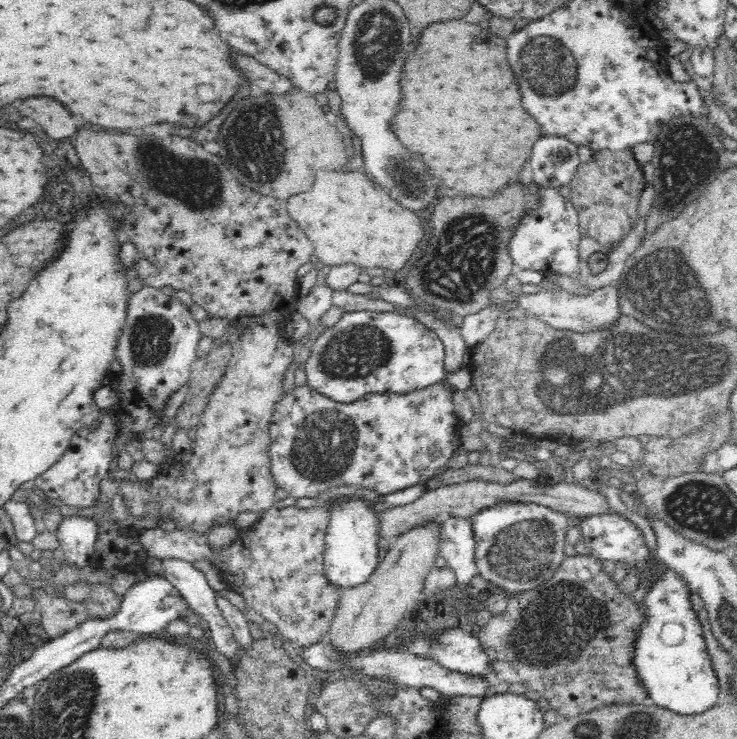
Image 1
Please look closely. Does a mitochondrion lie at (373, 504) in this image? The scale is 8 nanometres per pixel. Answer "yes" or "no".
no

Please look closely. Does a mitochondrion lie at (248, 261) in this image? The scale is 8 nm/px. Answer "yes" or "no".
no

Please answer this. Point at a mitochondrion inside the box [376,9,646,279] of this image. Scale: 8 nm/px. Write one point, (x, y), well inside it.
(552, 65)

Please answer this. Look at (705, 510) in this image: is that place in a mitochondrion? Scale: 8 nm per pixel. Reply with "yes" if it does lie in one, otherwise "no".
yes

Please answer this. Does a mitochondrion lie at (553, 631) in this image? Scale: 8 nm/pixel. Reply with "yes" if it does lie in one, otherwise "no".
yes

